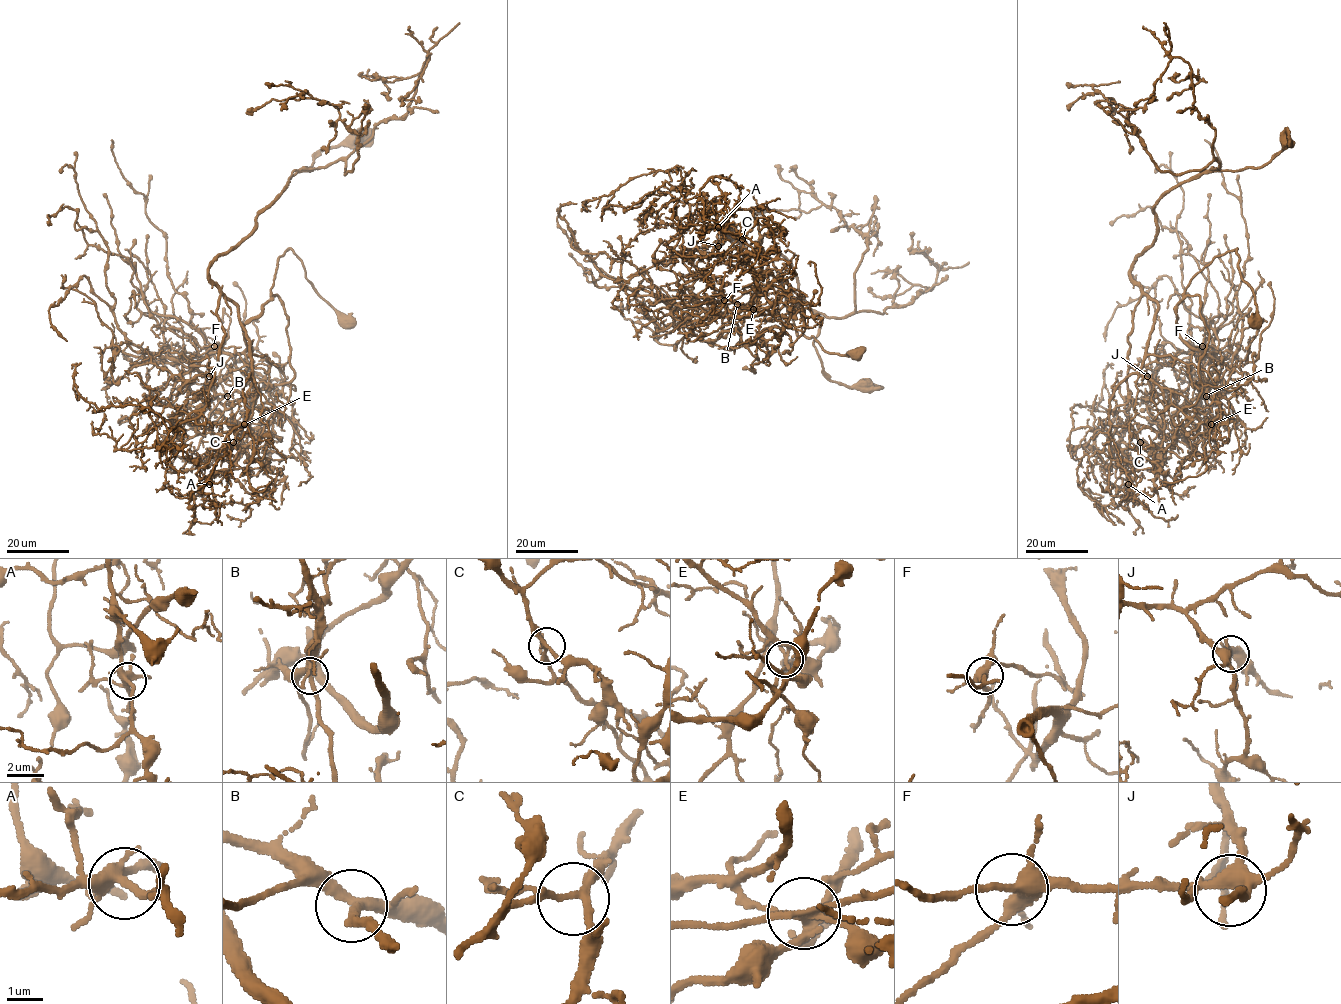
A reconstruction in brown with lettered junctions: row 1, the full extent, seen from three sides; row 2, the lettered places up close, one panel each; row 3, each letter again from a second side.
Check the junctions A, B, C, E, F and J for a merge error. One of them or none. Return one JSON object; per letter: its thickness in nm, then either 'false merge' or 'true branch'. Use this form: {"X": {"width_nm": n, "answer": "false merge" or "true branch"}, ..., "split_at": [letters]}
{"A": {"width_nm": 320, "answer": "true branch"}, "B": {"width_nm": 300, "answer": "true branch"}, "C": {"width_nm": 180, "answer": "true branch"}, "E": {"width_nm": 200, "answer": "false merge"}, "F": {"width_nm": 400, "answer": "true branch"}, "J": {"width_nm": 340, "answer": "true branch"}, "split_at": ["E"]}

